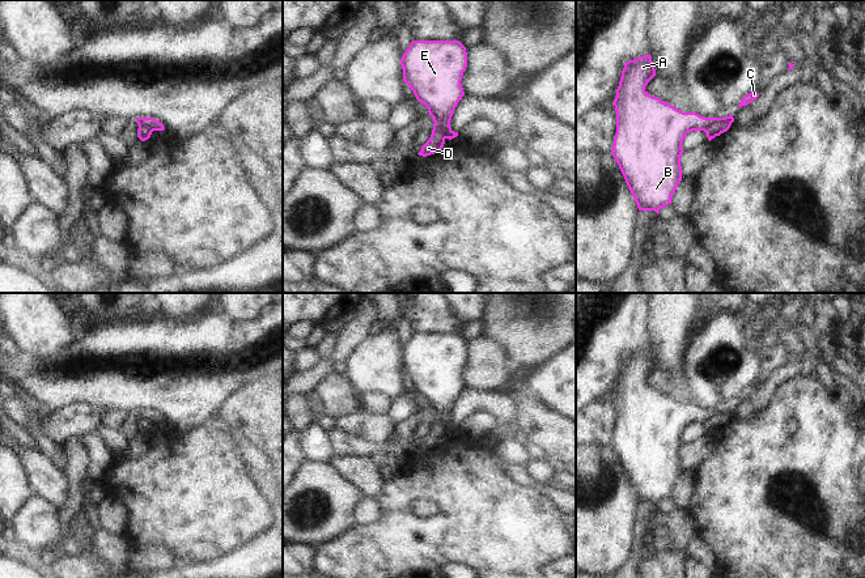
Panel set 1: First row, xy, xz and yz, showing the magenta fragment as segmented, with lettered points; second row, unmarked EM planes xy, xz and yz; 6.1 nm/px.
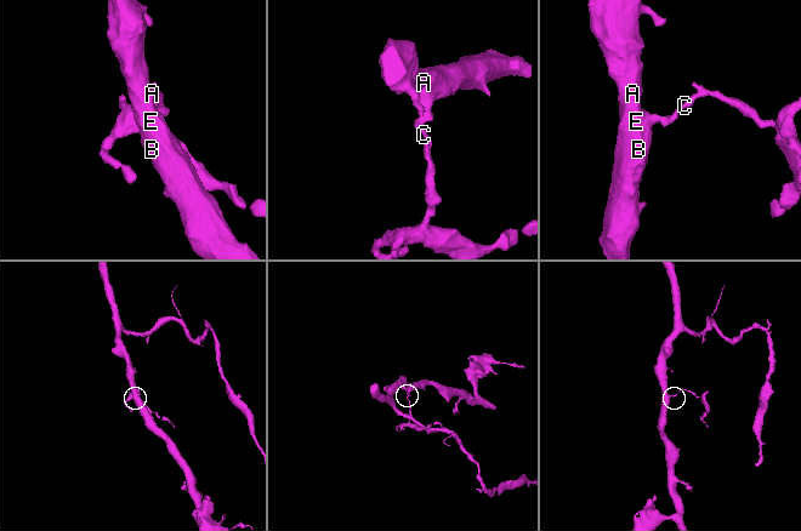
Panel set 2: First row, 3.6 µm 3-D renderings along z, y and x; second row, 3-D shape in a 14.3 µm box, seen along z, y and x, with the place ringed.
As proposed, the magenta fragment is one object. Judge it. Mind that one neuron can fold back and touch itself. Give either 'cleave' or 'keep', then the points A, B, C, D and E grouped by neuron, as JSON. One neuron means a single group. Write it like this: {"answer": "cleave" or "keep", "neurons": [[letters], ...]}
{"answer": "cleave", "neurons": [["A", "B", "E"], ["C", "D"]]}

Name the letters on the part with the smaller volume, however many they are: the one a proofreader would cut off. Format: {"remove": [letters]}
{"remove": ["C", "D"]}

